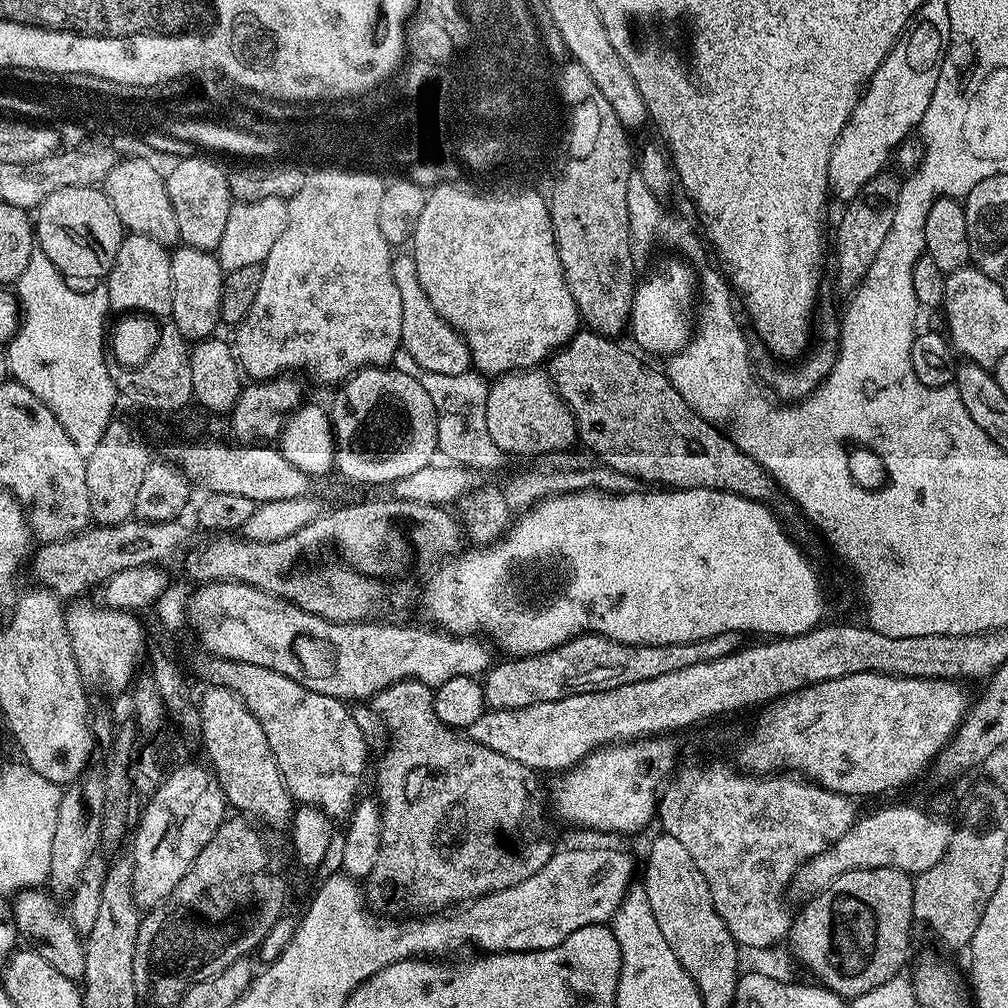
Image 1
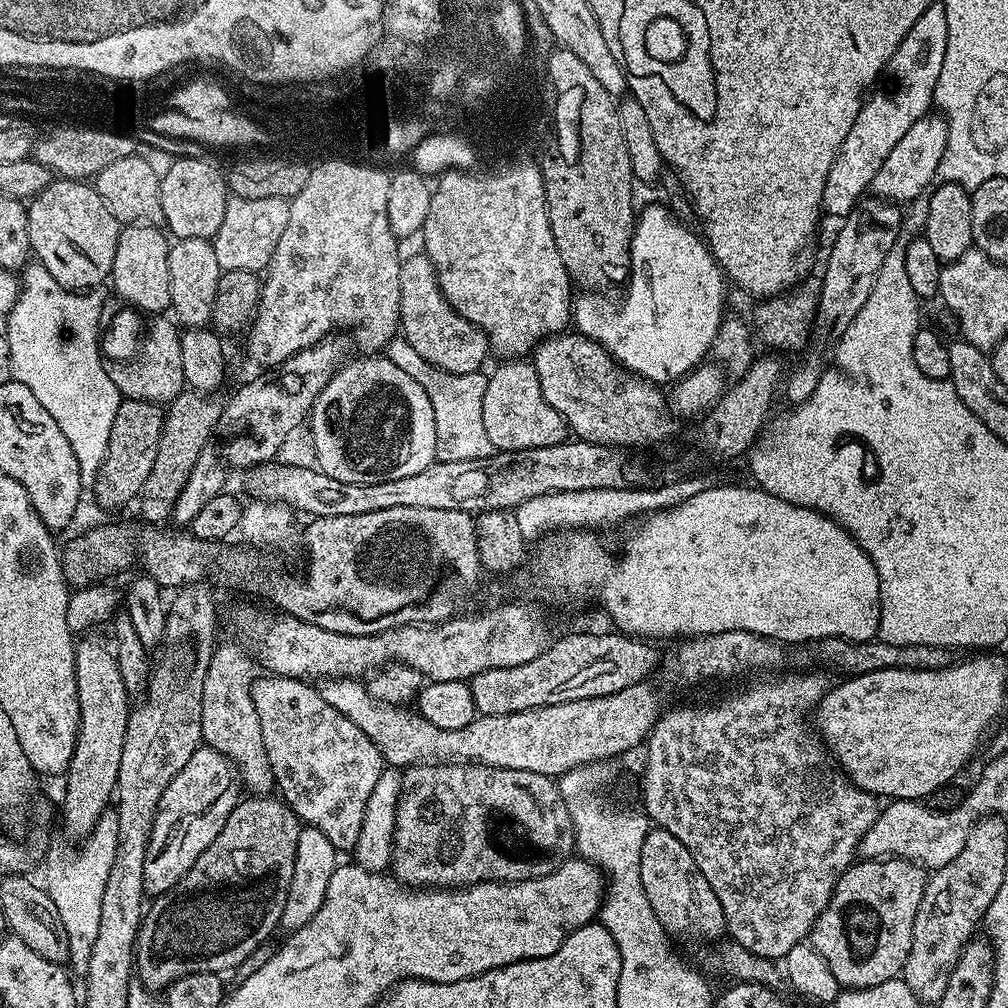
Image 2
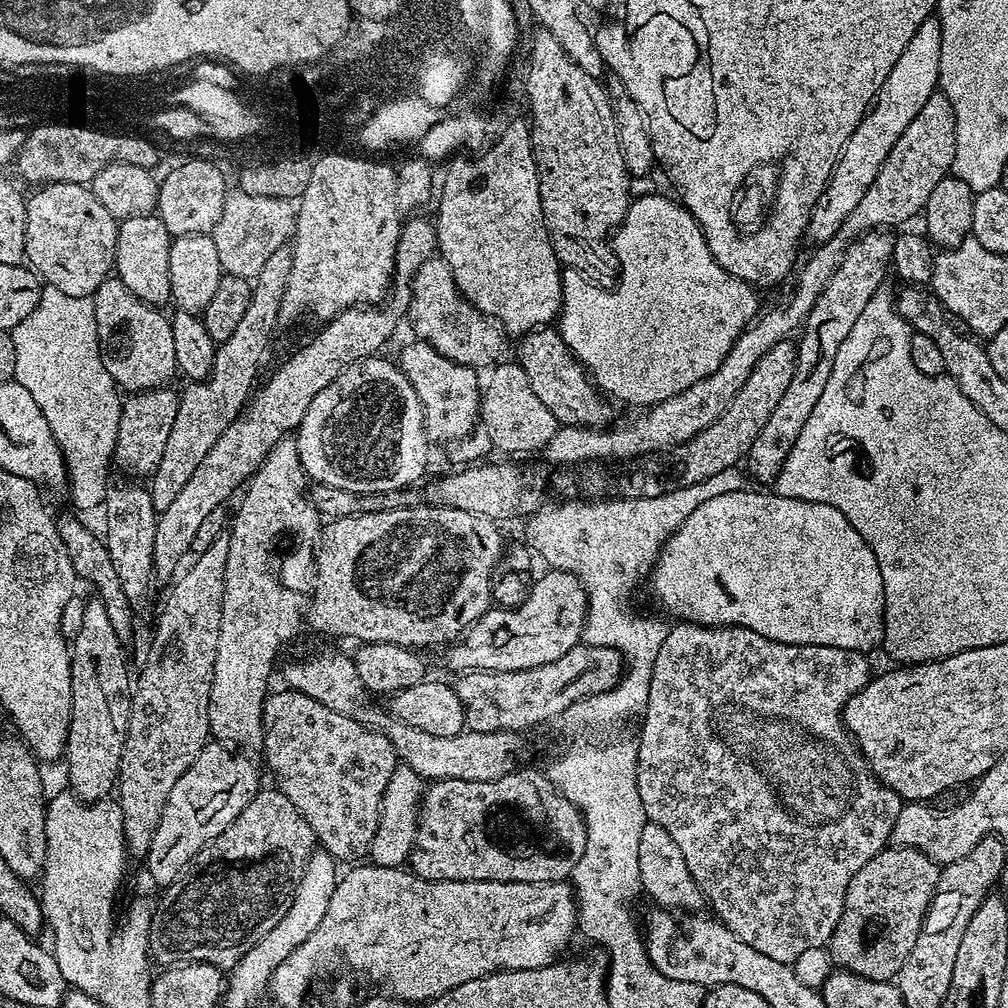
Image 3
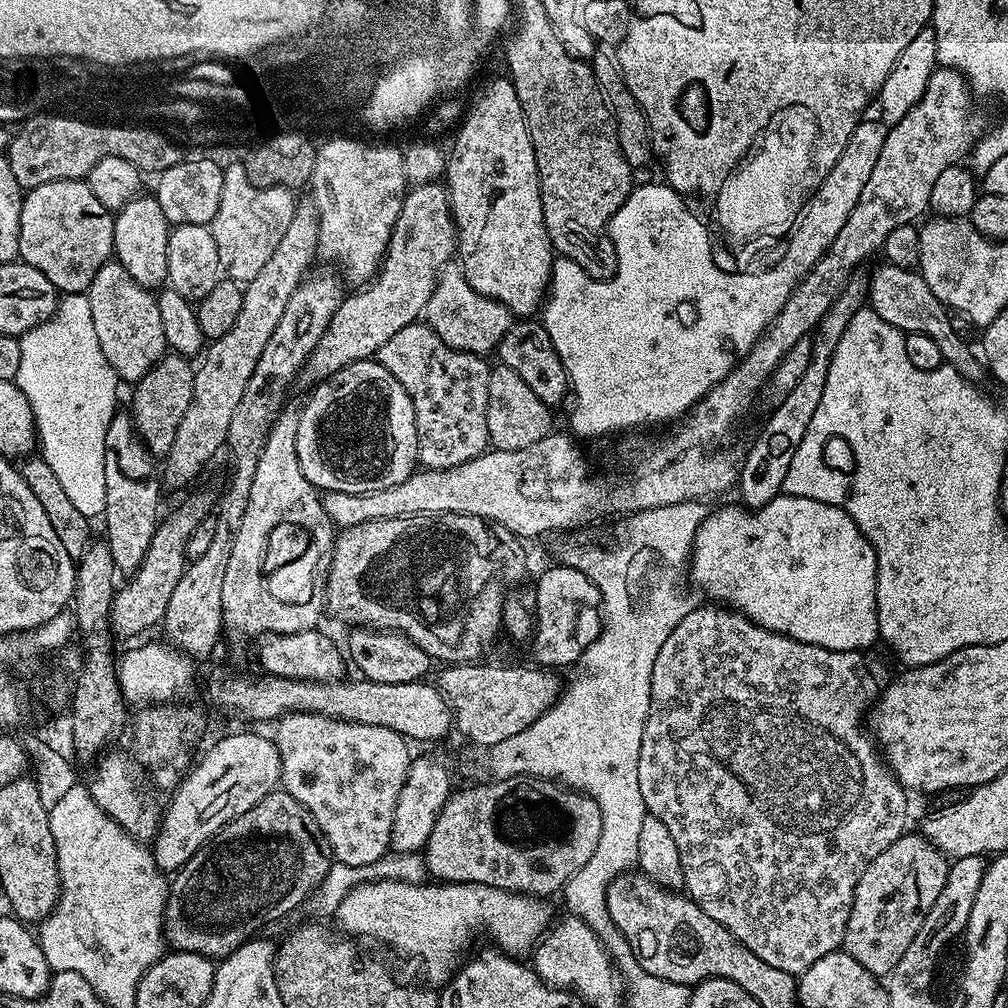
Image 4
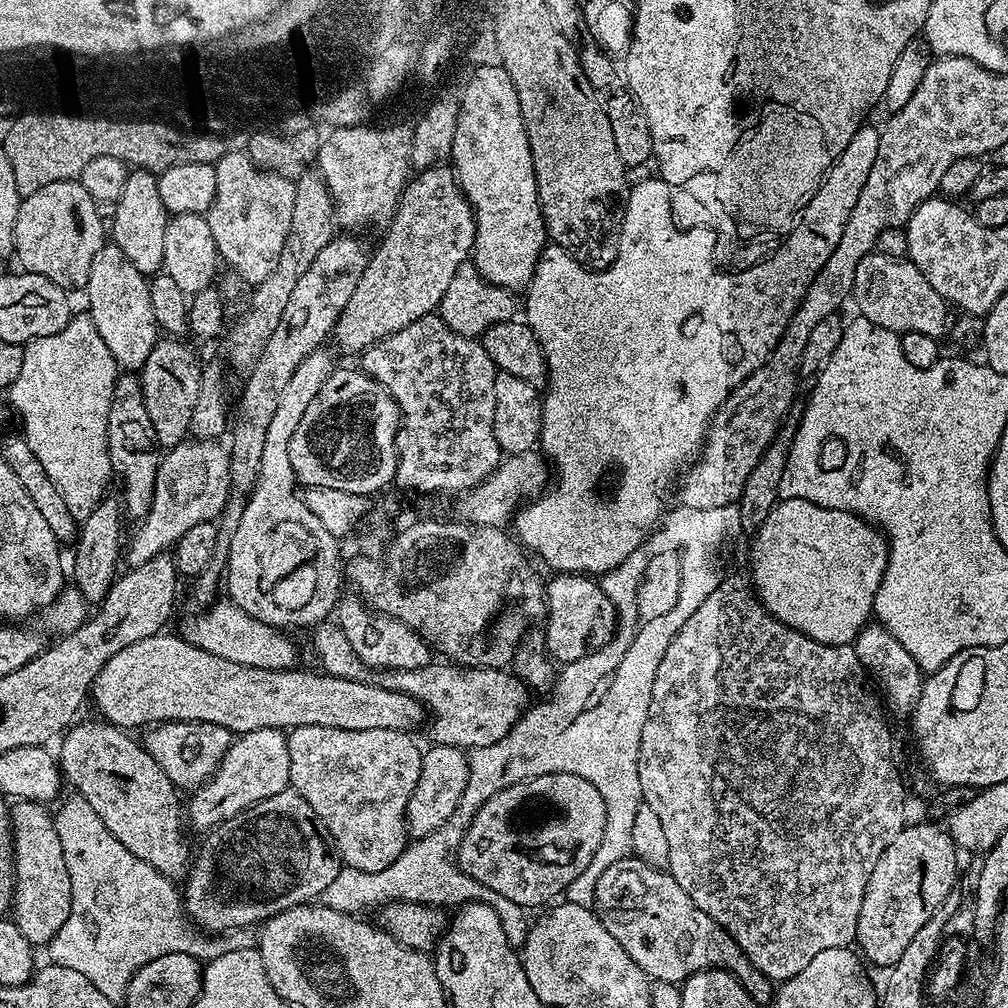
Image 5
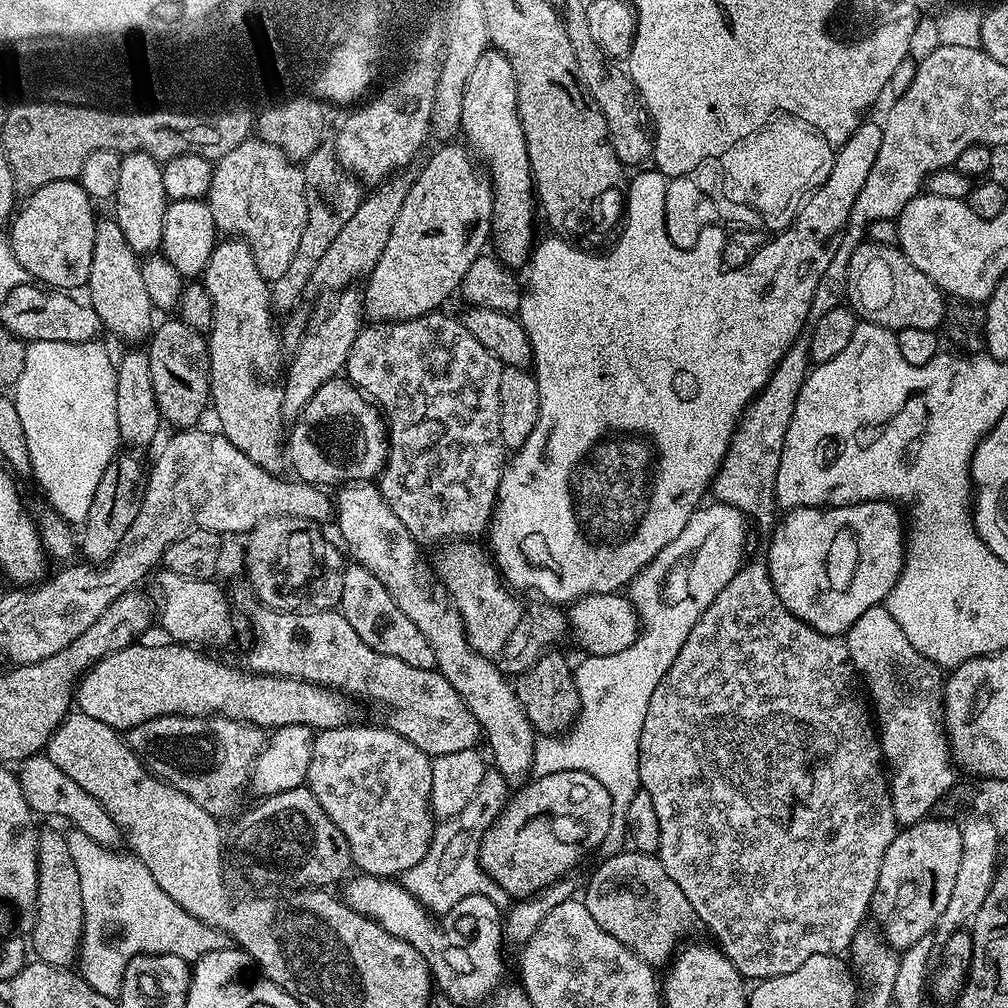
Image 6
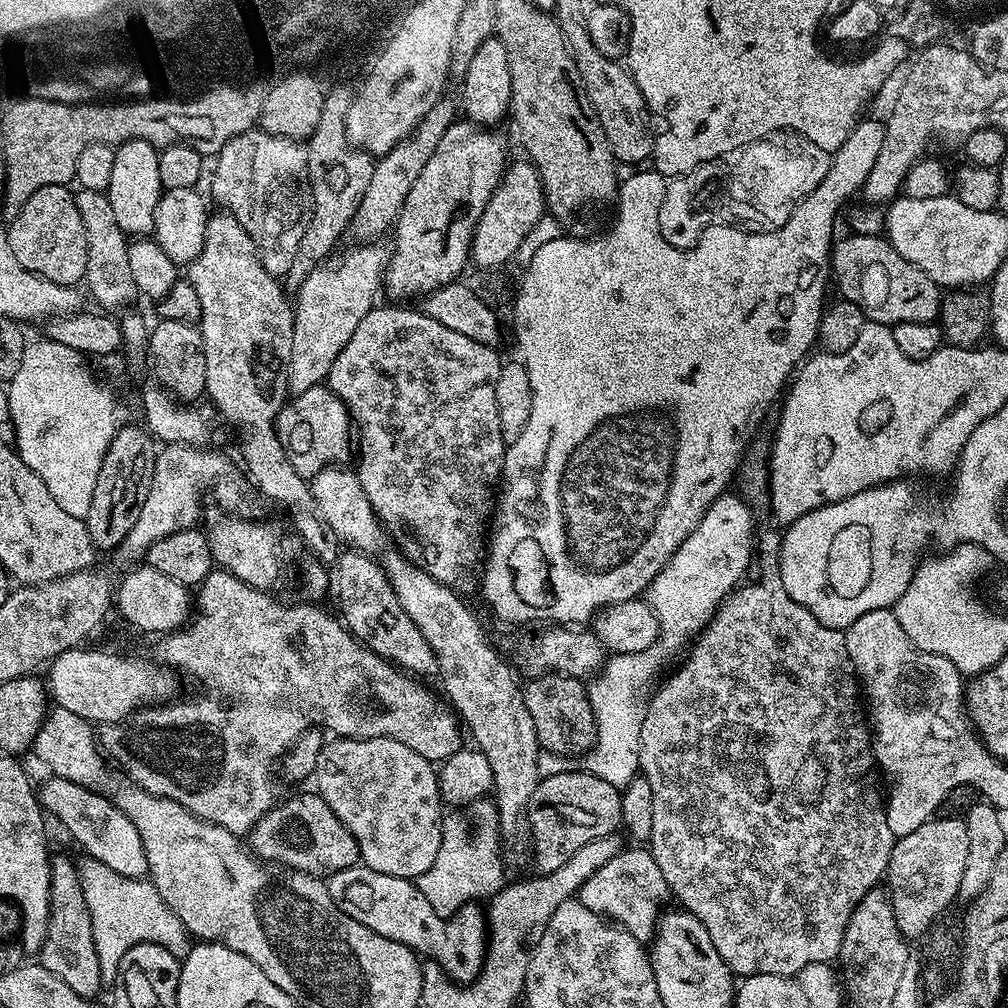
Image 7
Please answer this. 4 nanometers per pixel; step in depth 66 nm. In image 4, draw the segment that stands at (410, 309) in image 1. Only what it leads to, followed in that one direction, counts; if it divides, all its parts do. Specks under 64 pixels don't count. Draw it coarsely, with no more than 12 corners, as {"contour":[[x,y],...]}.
{"contour":[[461,264],[436,275],[426,322],[451,348],[487,357],[514,323]]}

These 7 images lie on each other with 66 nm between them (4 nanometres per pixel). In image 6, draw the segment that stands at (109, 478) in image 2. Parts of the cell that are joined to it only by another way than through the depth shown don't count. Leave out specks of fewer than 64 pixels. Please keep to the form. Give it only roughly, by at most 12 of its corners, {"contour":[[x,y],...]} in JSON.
{"contour":[[179,318],[146,349],[160,419],[197,427],[210,404],[208,342]]}

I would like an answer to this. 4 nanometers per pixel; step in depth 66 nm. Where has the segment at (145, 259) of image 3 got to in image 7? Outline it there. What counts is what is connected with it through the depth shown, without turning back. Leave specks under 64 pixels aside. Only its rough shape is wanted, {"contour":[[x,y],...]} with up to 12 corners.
{"contour":[[128,140],[114,154],[108,200],[132,238],[155,229],[160,152]]}

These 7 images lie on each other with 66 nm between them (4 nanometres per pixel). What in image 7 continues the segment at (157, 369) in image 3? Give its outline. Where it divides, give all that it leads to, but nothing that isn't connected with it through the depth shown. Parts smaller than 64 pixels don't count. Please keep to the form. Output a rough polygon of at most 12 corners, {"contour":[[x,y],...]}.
{"contour":[[104,192],[75,197],[86,285],[101,309],[138,296],[129,237]]}

